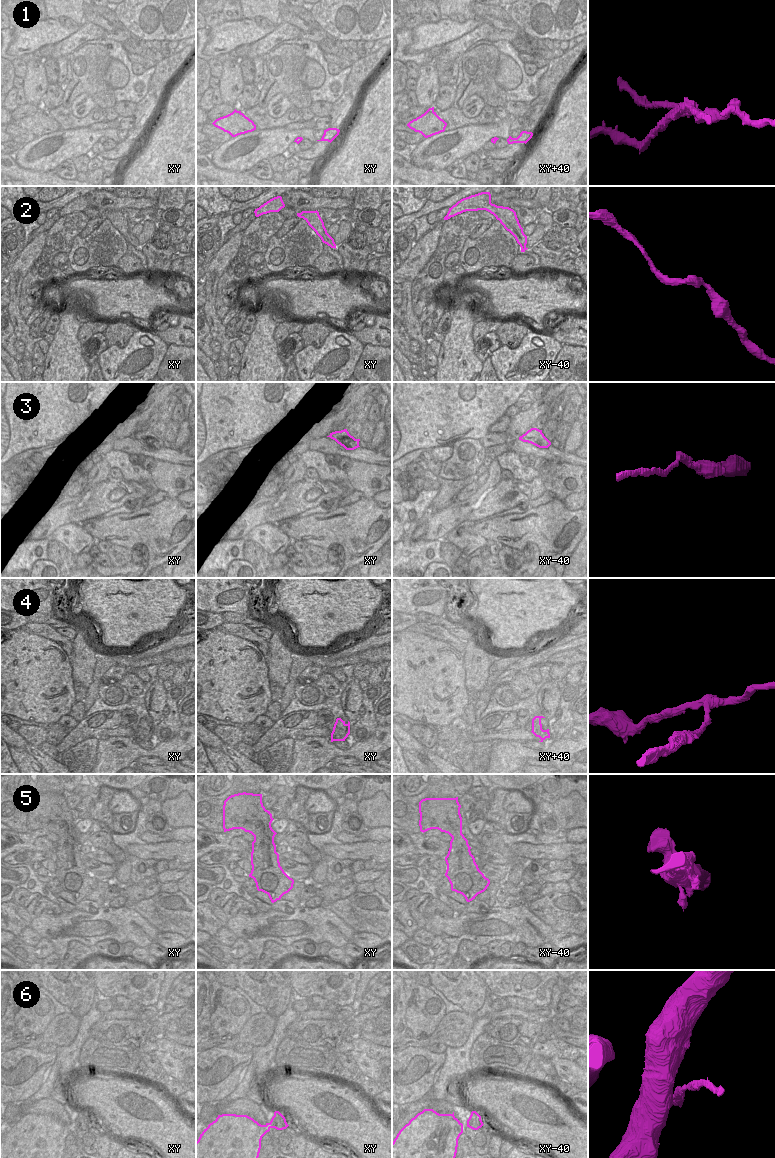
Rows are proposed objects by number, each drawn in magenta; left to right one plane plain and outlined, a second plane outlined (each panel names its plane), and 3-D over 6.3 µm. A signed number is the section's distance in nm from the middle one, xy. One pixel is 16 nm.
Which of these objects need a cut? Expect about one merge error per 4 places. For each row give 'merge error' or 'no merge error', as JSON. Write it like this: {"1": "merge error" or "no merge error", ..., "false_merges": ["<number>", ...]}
{"1": "merge error", "2": "no merge error", "3": "no merge error", "4": "merge error", "5": "no merge error", "6": "merge error", "false_merges": ["1", "4", "6"]}

